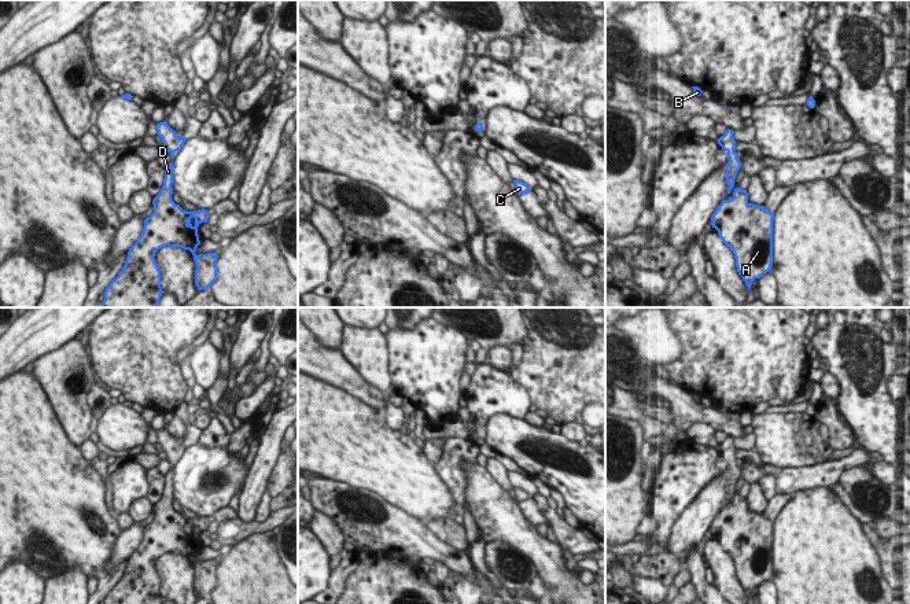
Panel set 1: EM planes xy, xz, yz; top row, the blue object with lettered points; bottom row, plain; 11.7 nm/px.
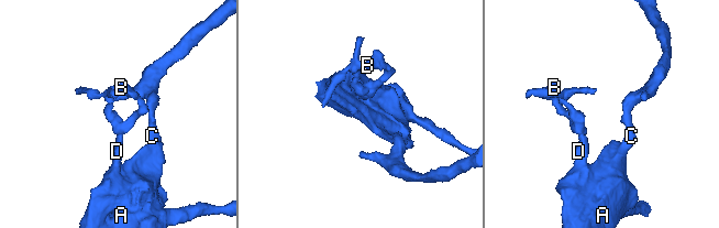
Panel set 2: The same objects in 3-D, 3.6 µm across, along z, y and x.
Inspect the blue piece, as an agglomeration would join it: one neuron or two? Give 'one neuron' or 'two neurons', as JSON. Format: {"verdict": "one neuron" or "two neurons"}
{"verdict": "one neuron"}

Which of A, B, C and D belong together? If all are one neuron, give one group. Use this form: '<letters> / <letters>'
A B C D

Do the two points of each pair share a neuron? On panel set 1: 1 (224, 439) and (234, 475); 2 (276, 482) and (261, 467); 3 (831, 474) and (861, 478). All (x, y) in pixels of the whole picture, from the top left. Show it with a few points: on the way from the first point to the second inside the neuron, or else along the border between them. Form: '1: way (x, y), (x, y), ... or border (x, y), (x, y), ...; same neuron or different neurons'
1: border (198, 441), (209, 446), (225, 448); different neurons
2: border (282, 445), (280, 455), (265, 489); different neurons
3: border (864, 464), (846, 468), (837, 482); different neurons

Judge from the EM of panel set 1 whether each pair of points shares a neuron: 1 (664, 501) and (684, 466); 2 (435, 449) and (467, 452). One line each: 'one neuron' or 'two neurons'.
1: one neuron
2: two neurons

